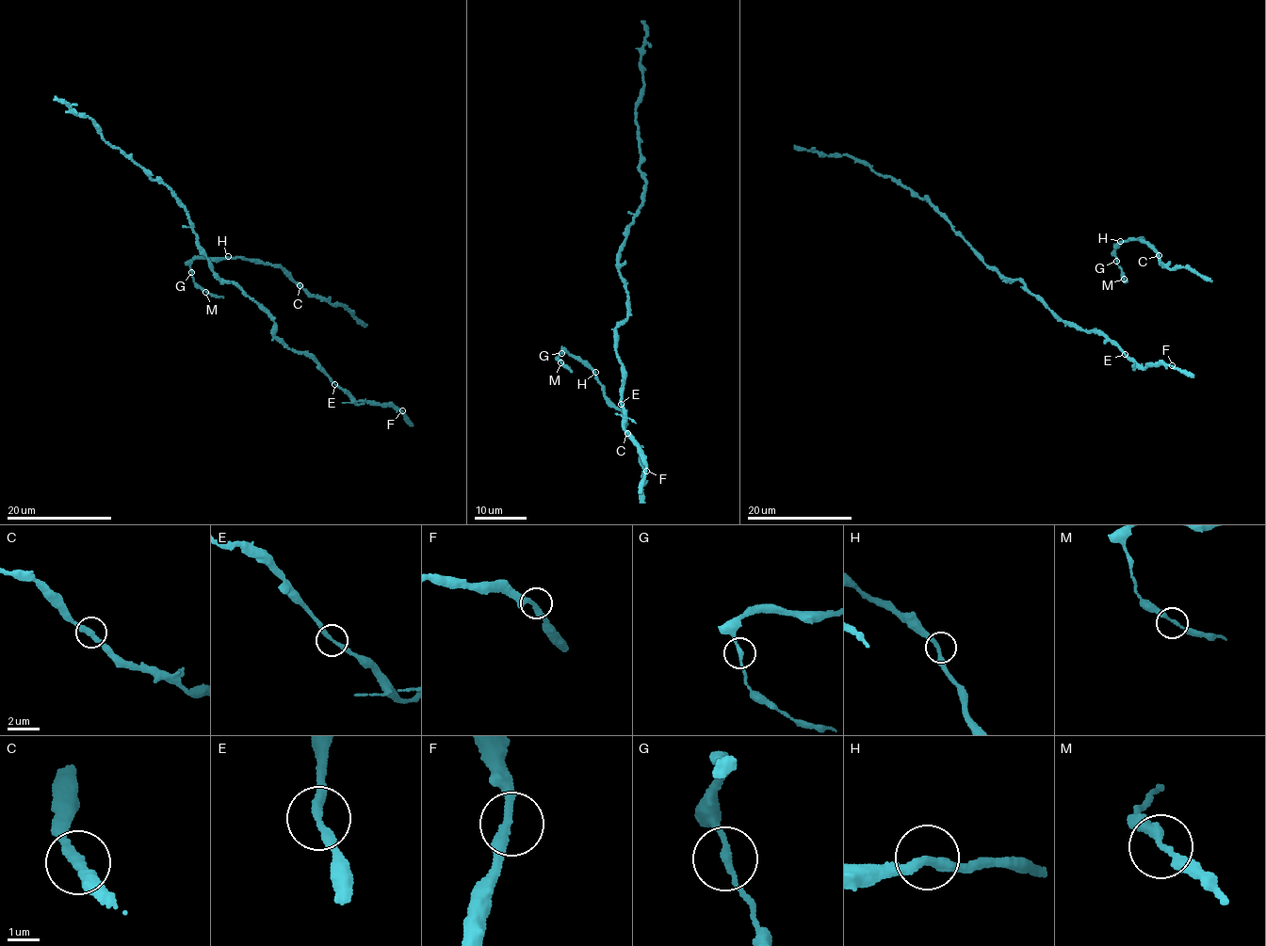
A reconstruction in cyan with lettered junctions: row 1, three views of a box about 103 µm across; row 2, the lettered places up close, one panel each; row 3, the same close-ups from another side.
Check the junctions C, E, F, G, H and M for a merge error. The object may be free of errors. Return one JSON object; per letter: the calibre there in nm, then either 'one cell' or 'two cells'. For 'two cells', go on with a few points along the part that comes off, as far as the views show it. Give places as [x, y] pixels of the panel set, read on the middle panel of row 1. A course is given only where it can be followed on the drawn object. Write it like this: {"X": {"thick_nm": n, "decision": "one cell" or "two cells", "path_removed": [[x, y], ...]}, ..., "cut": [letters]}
{"C": {"thick_nm": 280, "decision": "one cell"}, "E": {"thick_nm": 240, "decision": "one cell"}, "F": {"thick_nm": 280, "decision": "one cell"}, "G": {"thick_nm": 200, "decision": "one cell"}, "H": {"thick_nm": 280, "decision": "one cell"}, "M": {"thick_nm": 200, "decision": "one cell"}, "cut": []}

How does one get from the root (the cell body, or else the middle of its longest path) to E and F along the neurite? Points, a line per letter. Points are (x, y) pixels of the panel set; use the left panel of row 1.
E: (264, 312), (270, 315), (276, 328), (273, 335), (291, 349), (314, 359), (334, 384)
F: (264, 312), (276, 328), (273, 335), (291, 349), (314, 359), (359, 404), (377, 403), (402, 410)

